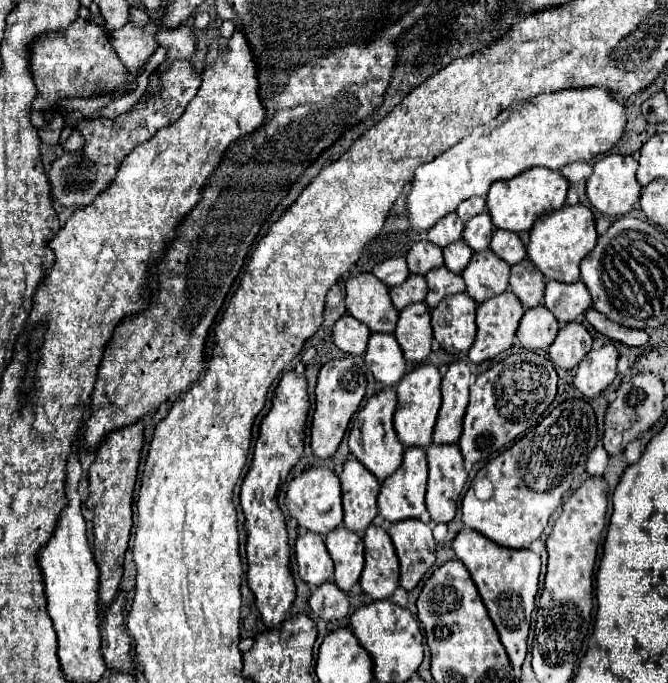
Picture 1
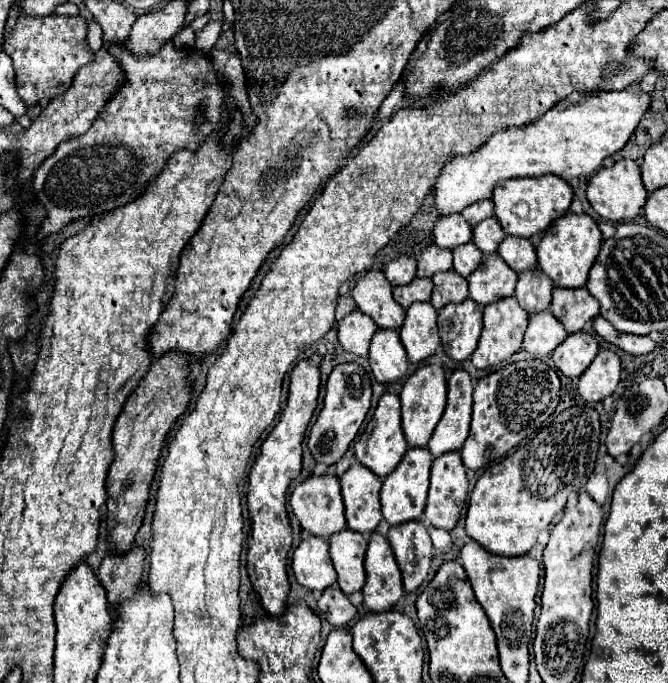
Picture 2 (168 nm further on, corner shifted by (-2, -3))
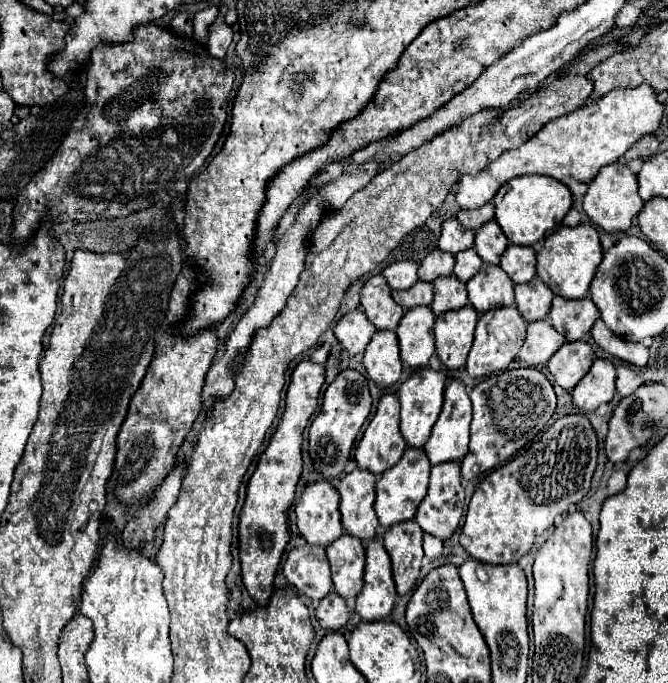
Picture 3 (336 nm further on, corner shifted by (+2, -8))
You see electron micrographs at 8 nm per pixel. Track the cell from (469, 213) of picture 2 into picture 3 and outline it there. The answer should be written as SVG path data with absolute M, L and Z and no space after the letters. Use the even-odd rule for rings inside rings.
M490 201L490 203L486 203L486 205L482 205L482 207L478 207L478 209L472 209L472 211L468 211L468 209L460 209L458 211L458 215L456 215L456 219L462 223L462 225L466 225L468 229L480 229L486 221L492 221L494 219L494 203Z

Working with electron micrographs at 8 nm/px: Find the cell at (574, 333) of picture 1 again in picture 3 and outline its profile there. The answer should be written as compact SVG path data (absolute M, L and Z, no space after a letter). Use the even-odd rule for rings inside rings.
M586 341L564 343L564 347L560 347L548 361L548 371L562 389L572 391L578 381L588 373L592 361L594 353Z

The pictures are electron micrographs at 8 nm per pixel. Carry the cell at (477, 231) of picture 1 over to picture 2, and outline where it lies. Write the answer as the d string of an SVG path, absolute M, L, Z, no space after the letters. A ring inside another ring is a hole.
M494 216L482 220L478 226L474 226L474 238L472 238L472 242L484 254L496 252L496 248L498 248L498 244L502 240L504 240L504 232L502 232L502 226L498 224L498 220Z

